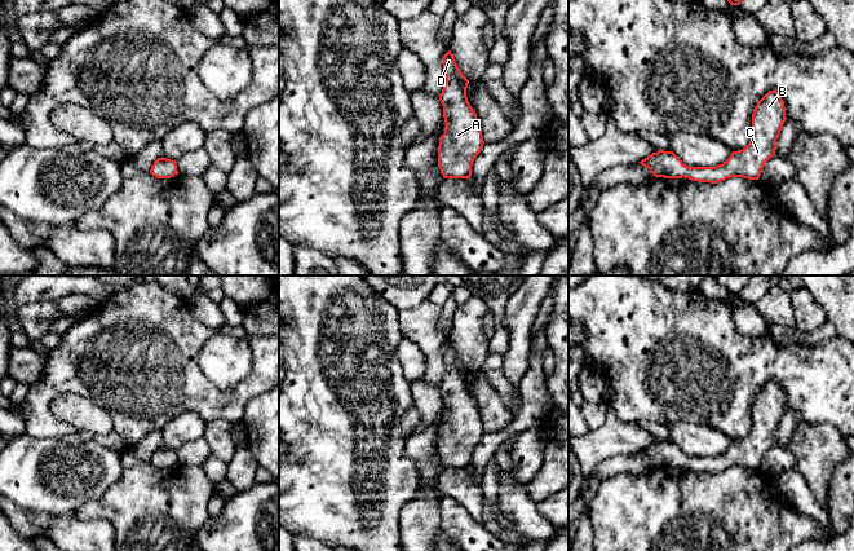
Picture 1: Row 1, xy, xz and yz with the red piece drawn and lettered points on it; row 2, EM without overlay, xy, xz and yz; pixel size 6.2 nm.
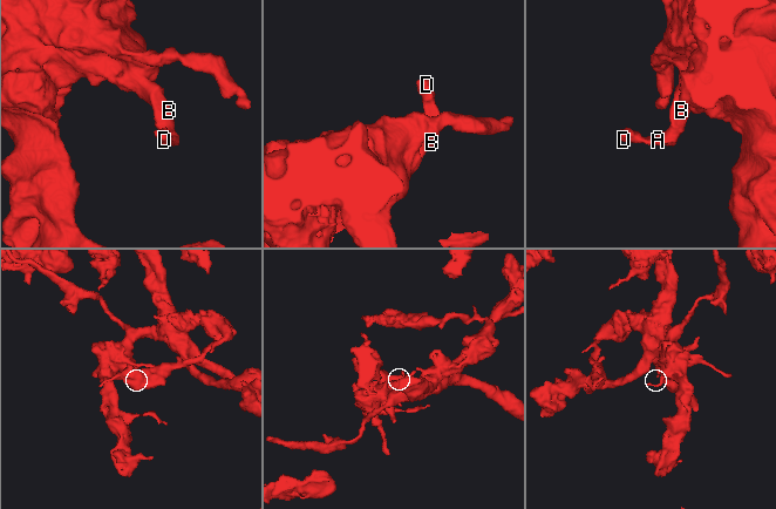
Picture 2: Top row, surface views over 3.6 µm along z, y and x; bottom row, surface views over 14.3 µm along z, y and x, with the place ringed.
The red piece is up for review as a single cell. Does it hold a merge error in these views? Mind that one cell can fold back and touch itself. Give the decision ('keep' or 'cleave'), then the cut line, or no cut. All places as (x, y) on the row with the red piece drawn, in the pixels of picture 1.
keep; cut none

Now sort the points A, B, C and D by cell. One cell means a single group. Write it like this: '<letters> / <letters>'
A B C D

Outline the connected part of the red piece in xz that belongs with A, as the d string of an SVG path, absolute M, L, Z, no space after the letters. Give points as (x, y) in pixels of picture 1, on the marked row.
M451 50L443 56L443 70L446 74L446 81L439 96L439 101L443 106L446 127L444 133L439 137L438 167L444 178L468 180L472 176L473 162L484 145L482 128L477 119L477 114L474 113L466 97L469 80L457 67Z

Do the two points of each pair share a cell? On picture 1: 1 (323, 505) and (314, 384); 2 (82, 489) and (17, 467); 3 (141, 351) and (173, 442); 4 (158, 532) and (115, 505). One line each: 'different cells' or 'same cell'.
1: same cell
2: same cell
3: different cells
4: same cell

